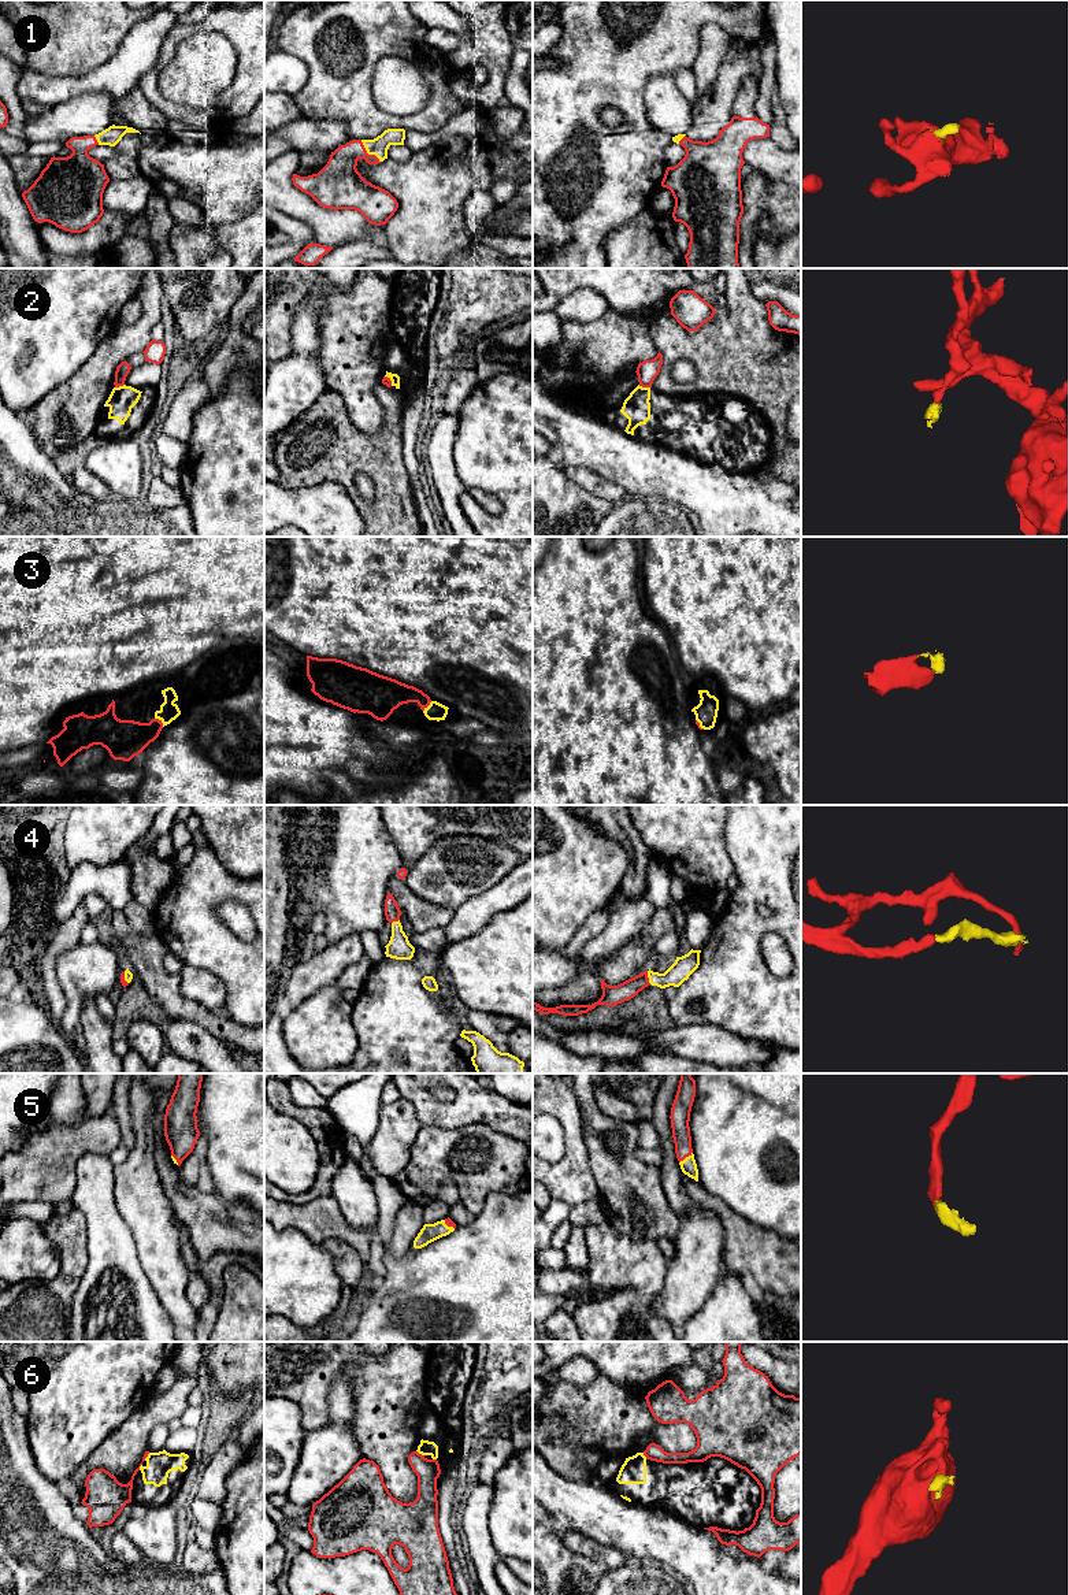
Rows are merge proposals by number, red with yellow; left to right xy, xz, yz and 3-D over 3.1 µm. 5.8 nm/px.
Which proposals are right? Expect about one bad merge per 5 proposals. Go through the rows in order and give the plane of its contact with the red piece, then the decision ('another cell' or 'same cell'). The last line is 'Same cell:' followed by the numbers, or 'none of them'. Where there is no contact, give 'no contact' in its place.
1: contact in xz; same cell
2: contact in yz; another cell
3: contact in xy; same cell
4: contact in yz; same cell
5: contact in yz; same cell
6: contact in xy; another cell
Same cell: 1, 3, 4, 5

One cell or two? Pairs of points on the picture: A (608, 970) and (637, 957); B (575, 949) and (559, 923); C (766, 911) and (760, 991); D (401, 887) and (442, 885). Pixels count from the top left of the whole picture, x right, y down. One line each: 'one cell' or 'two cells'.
A: one cell
B: two cells
C: one cell
D: two cells

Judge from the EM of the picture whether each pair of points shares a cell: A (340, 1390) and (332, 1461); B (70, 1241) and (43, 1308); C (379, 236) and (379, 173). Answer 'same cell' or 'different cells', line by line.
A: same cell
B: same cell
C: different cells

